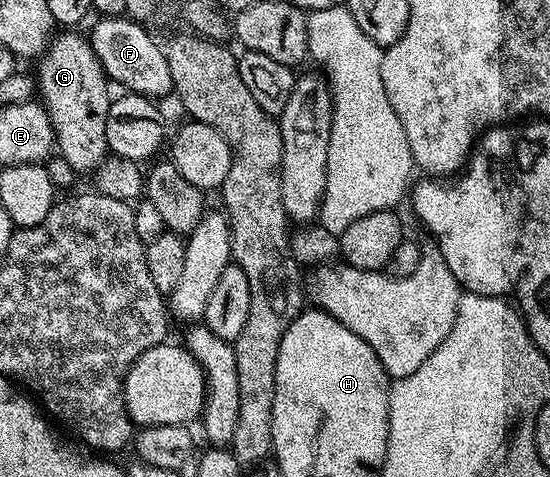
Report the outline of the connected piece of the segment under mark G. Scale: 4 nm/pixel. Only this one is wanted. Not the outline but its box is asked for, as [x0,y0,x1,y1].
[35,30,111,174]

